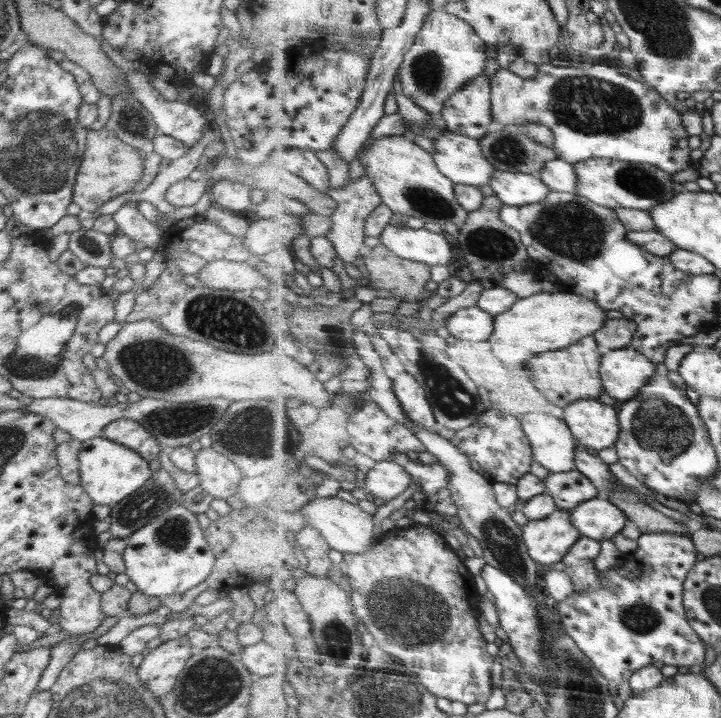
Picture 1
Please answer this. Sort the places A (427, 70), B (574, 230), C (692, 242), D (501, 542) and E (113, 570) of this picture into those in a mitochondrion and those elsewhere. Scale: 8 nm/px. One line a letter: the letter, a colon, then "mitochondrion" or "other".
A: mitochondrion
B: mitochondrion
C: other
D: mitochondrion
E: other

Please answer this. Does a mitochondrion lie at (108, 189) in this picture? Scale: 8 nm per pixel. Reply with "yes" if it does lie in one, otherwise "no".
no

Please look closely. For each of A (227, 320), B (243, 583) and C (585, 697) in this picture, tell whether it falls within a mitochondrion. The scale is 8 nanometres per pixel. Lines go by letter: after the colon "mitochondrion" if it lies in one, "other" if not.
A: mitochondrion
B: other
C: mitochondrion

